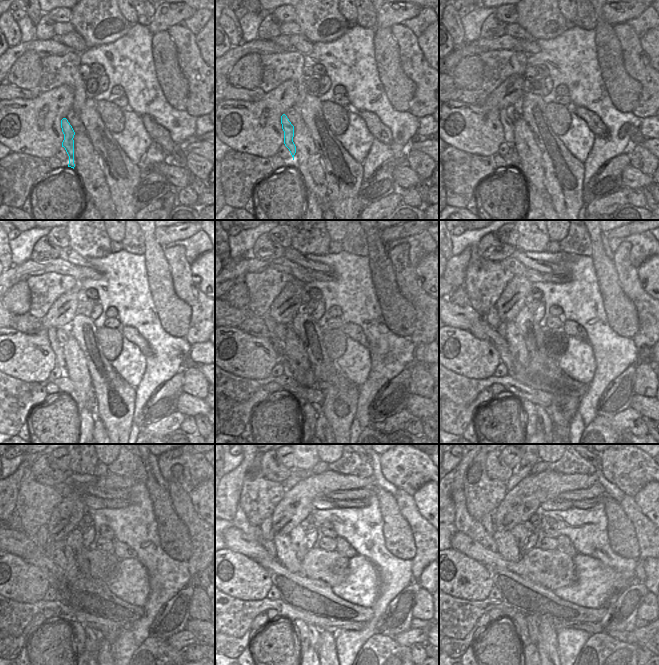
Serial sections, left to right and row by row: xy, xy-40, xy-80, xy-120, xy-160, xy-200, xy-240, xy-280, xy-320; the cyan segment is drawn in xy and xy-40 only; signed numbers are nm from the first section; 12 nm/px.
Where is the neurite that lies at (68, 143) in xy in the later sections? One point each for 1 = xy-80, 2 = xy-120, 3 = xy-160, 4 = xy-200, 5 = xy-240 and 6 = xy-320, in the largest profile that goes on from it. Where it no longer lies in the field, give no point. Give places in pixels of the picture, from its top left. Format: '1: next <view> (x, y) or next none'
1: next xy-80 (508, 125)
2: next xy-120 (58, 348)
3: next xy-160 (270, 323)
4: next xy-200 (492, 318)
5: next xy-240 (42, 538)
6: next xy-320 (487, 521)

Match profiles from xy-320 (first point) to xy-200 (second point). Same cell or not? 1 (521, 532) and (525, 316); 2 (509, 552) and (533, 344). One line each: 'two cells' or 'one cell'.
1: one cell
2: two cells

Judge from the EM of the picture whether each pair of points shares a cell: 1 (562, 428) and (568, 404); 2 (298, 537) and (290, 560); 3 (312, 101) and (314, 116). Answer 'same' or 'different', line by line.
1: same
2: different
3: same

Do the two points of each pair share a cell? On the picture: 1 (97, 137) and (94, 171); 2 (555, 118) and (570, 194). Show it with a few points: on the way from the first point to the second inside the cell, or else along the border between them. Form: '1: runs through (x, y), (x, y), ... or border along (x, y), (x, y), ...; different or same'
1: border along (85, 134), (99, 158), (104, 174); different
2: border along (545, 115), (551, 129), (558, 136); different

